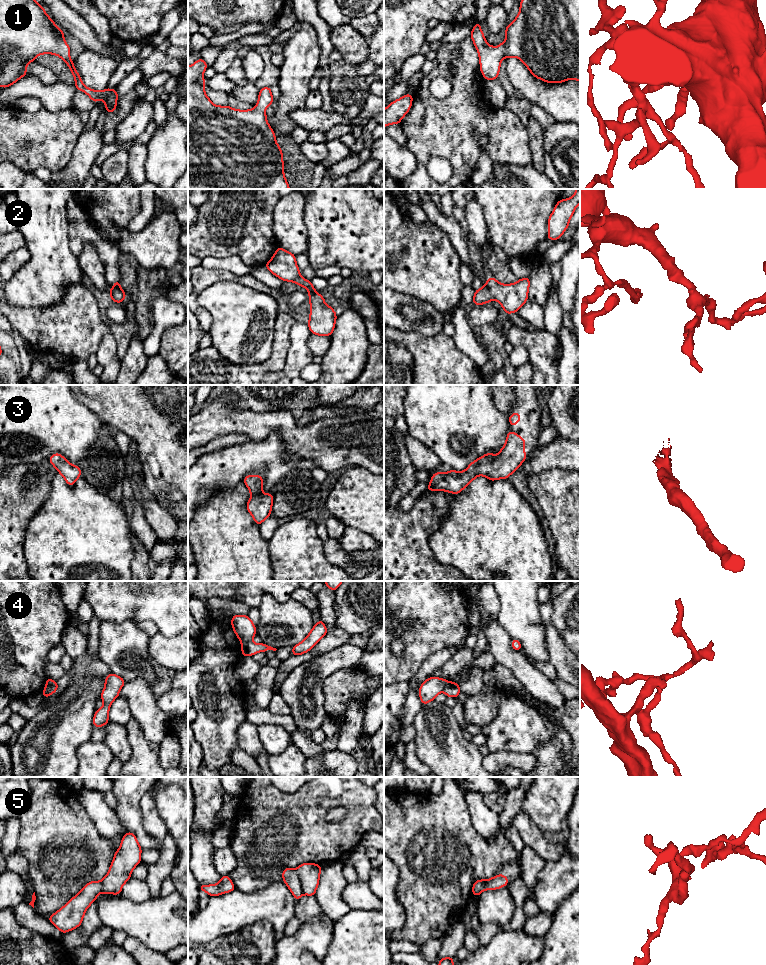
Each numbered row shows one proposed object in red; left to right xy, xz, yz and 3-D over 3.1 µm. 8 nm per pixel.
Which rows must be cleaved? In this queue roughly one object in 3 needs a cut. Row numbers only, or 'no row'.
4, 5

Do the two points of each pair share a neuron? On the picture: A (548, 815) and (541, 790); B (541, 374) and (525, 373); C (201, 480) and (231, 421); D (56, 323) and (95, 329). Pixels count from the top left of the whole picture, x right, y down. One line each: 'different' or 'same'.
A: same
B: different
C: different
D: same

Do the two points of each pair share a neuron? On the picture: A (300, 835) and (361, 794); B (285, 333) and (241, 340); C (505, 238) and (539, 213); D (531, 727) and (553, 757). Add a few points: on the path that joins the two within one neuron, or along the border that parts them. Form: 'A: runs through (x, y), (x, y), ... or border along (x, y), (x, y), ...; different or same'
A: runs through (311, 818), (335, 794), (344, 794); same
B: border along (278, 312), (275, 318), (273, 348), (267, 358); different
C: runs through (513, 230), (531, 213); same
D: border along (562, 744), (551, 738), (540, 743), (531, 752); different

